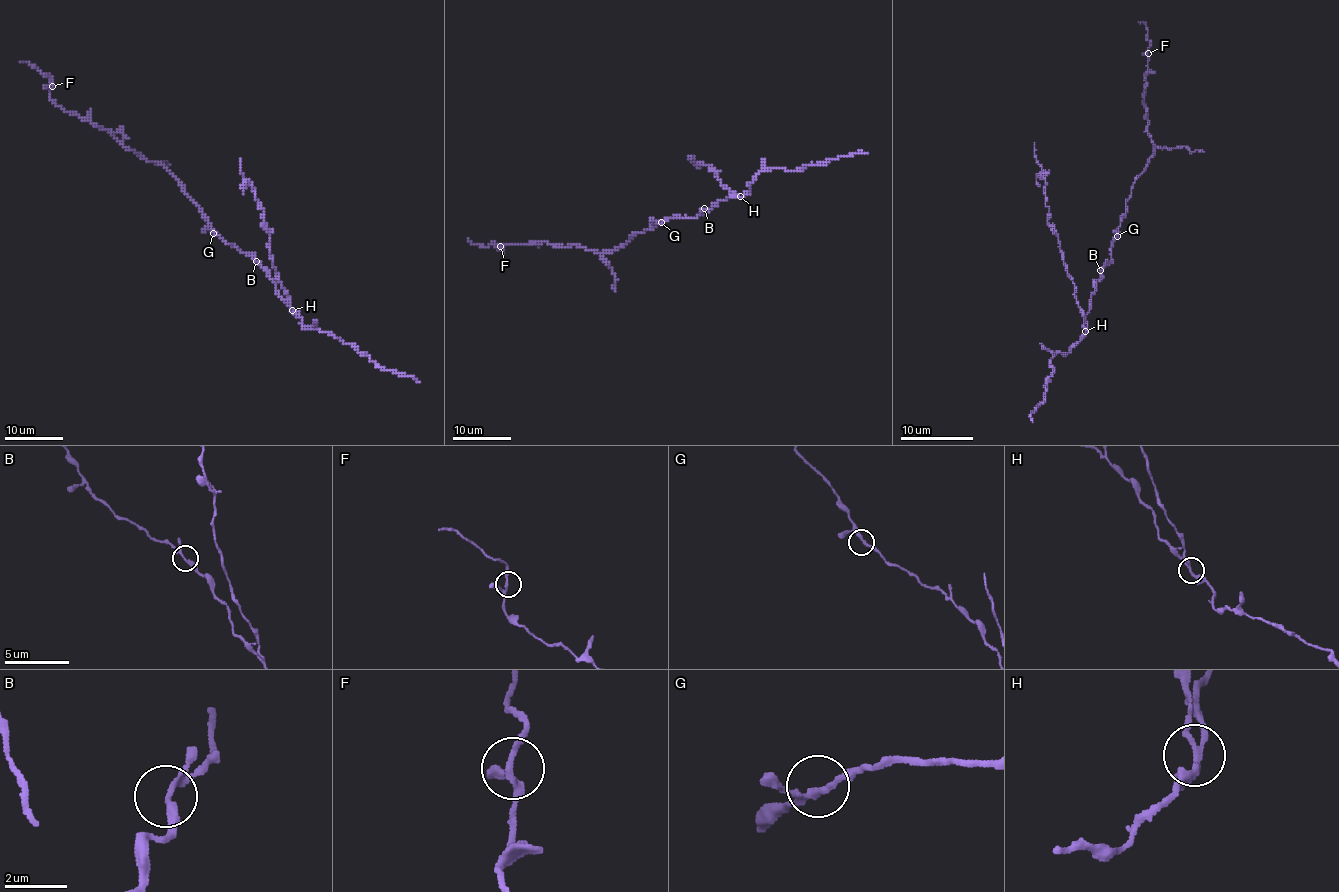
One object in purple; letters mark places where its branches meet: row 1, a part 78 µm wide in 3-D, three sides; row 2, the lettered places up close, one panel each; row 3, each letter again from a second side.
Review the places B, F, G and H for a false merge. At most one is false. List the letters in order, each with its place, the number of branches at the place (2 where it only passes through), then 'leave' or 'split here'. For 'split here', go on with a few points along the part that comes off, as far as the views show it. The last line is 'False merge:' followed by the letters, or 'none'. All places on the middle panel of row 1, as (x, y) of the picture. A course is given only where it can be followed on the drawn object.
B: at (704, 208); 3 branches meet; leave
F: at (500, 246); 3 branches meet; leave
G: at (661, 222); 2 branches meet; leave
H: at (740, 196); 3 branches meet; split here; foreign part runs (740, 197), (723, 186), (711, 166), (696, 164), (688, 155)
False merge: H

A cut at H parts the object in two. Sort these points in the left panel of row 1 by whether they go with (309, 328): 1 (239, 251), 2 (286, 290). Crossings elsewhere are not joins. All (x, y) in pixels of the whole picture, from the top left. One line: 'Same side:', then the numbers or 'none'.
Same side: 1

